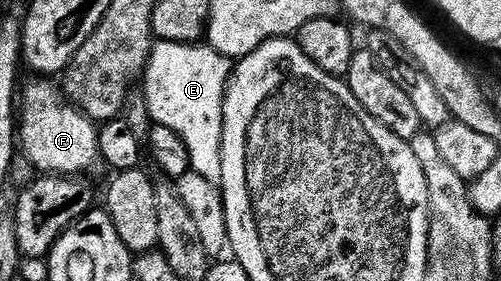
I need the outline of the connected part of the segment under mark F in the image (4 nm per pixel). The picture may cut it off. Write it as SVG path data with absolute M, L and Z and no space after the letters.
M30 78L20 88L20 115L16 120L16 140L20 152L38 174L78 176L100 164L98 128L62 94L61 87L50 78Z

